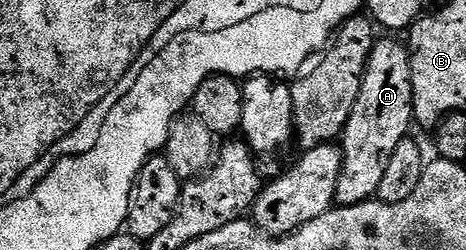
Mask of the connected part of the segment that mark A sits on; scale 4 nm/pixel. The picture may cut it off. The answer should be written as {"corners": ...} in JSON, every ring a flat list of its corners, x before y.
{"corners":[[383,36,378,39,371,53,371,62,367,66,367,79,363,81,361,96,353,108,353,116,349,116,349,124,341,135,341,149,345,155,343,160,343,177,340,178,335,193,335,200,341,206,356,206,362,202,372,201,381,188,381,180,385,170,389,168,389,160,397,152,403,138,412,133,415,116,415,93,411,83,411,59,406,45,394,42,394,37]]}

